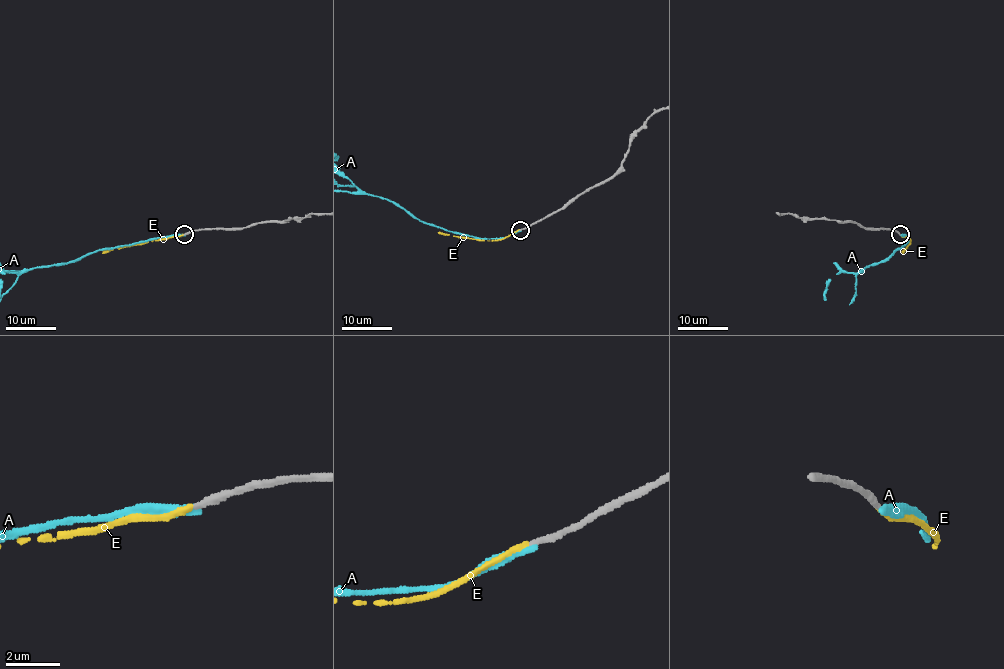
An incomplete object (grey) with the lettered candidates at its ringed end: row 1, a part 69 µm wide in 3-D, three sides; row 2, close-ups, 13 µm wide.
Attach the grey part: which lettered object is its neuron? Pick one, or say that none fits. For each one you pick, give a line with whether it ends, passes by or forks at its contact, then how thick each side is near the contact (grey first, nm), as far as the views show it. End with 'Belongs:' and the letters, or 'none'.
E: it ends; calibres 240 and 200 nm
Belongs: E

